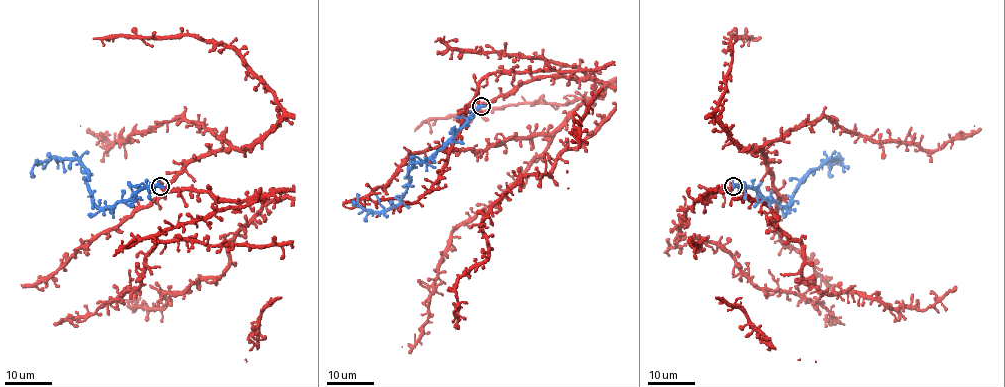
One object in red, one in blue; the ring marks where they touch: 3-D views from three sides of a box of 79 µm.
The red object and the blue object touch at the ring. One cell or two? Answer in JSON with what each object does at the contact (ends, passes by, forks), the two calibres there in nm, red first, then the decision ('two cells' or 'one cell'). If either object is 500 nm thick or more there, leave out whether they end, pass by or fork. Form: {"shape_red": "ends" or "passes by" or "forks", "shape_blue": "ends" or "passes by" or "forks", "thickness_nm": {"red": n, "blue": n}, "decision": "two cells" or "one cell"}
{"shape_red": "passes by", "shape_blue": "passes by", "thickness_nm": {"red": 280, "blue": 460}, "decision": "one cell"}

